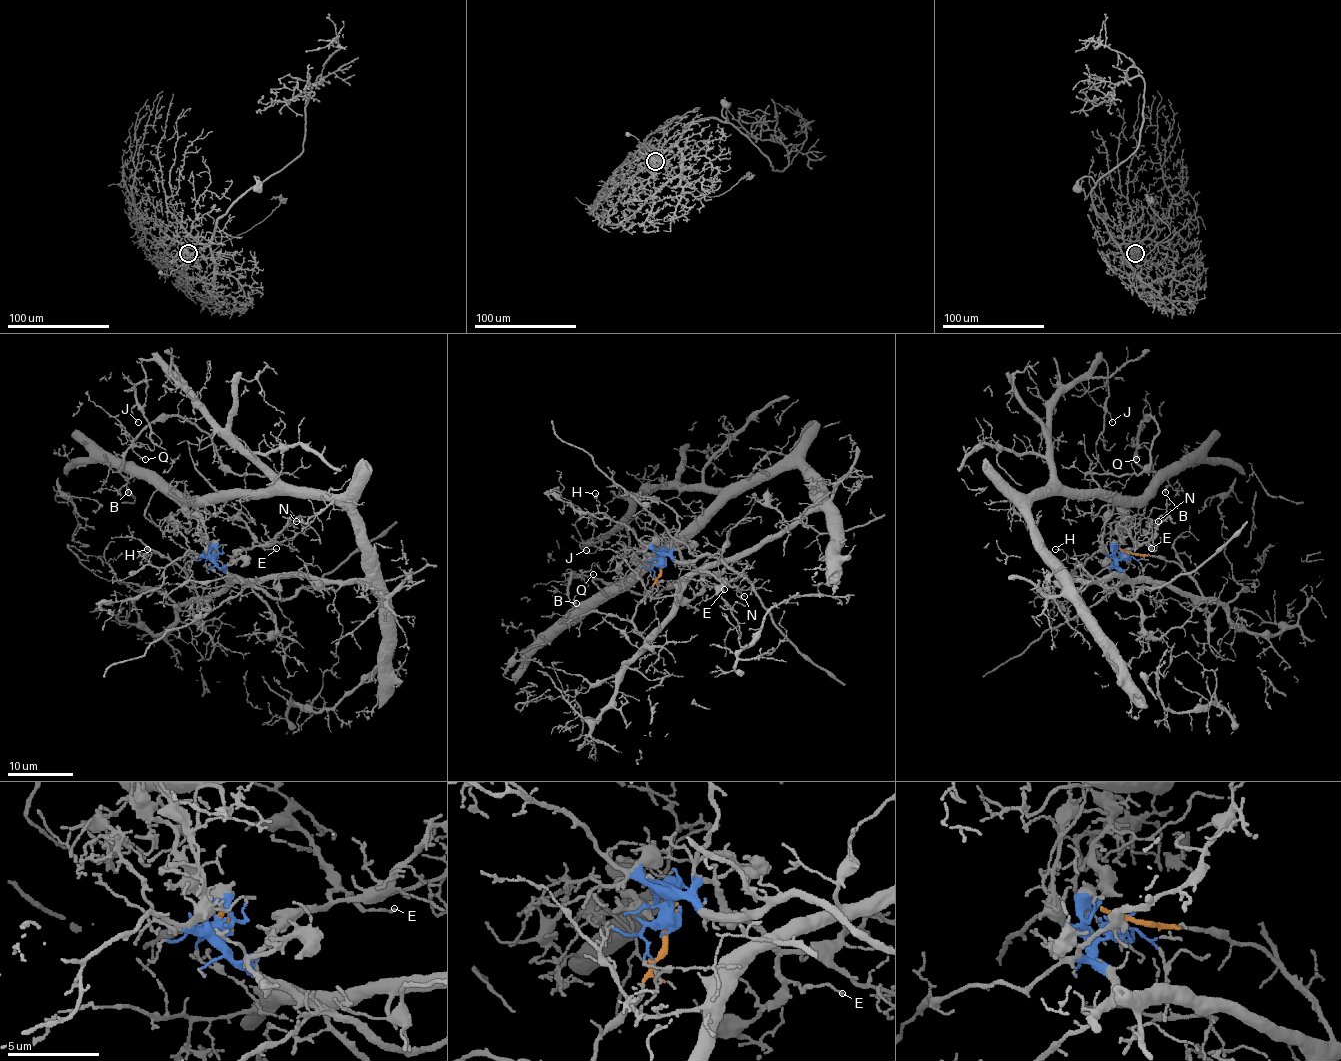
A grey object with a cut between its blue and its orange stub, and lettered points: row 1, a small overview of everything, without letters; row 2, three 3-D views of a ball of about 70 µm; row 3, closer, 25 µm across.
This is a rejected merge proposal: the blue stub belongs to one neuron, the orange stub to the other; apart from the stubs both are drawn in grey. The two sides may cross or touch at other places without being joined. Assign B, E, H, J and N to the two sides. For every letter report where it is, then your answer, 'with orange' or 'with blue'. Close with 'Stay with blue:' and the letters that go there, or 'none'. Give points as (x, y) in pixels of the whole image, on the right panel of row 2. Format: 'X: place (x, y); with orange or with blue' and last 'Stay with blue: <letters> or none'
B: place (1165, 492); with orange
E: place (1151, 548); with blue
H: place (1055, 549); with blue
J: place (1112, 422); with orange
N: place (1158, 521); with blue
Stay with blue: E, H, N

